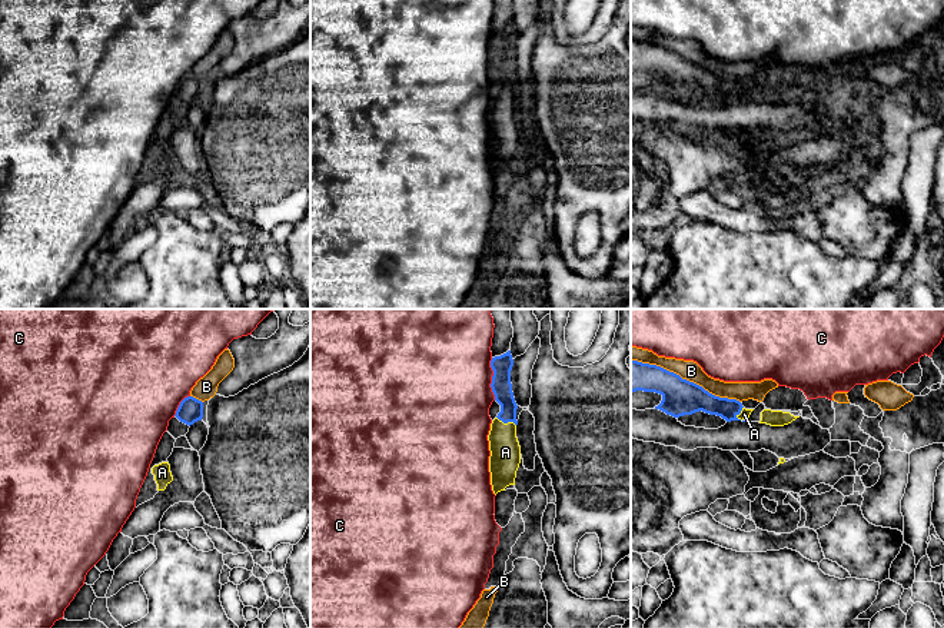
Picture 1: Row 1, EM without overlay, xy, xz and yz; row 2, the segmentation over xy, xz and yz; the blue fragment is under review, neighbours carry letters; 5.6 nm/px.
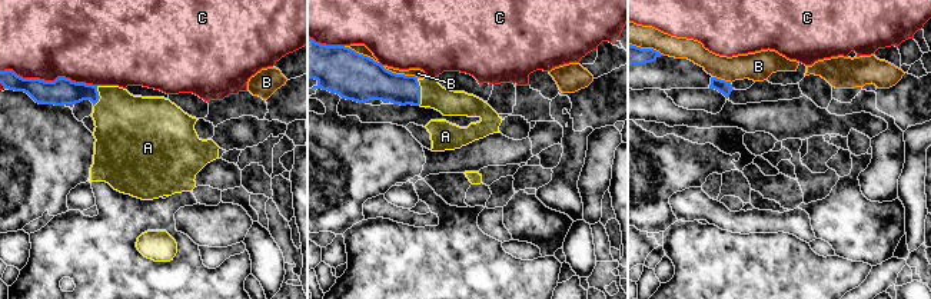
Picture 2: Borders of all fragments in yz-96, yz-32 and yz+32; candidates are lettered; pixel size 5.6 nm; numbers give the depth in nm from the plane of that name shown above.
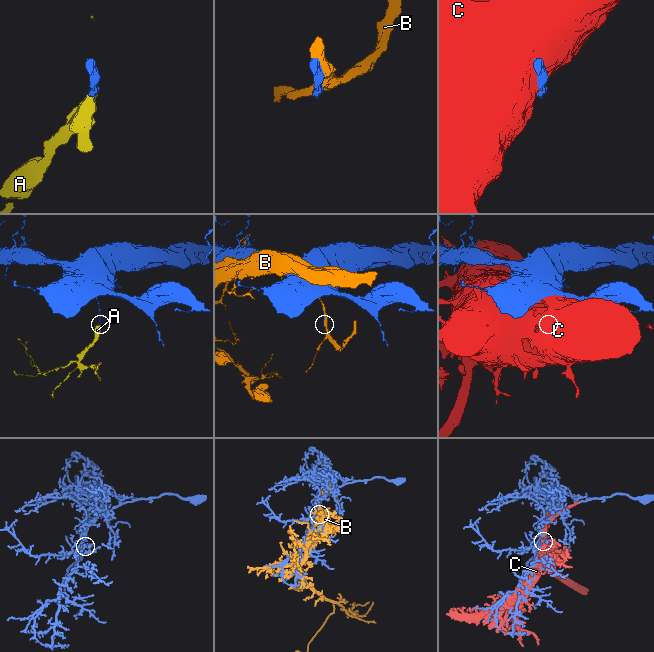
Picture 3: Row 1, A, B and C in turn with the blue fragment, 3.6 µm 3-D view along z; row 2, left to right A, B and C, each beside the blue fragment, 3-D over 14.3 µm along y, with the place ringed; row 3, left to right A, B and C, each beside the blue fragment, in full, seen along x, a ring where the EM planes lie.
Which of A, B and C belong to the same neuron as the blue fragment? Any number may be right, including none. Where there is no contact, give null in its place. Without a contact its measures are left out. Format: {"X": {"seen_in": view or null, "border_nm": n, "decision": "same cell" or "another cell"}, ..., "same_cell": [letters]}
{"A": {"seen_in": "xz", "border_nm": 120, "decision": "same cell"}, "B": {"seen_in": "yz", "border_nm": 650, "decision": "another cell"}, "C": {"seen_in": "xz", "border_nm": 240, "decision": "another cell"}, "same_cell": ["A"]}

